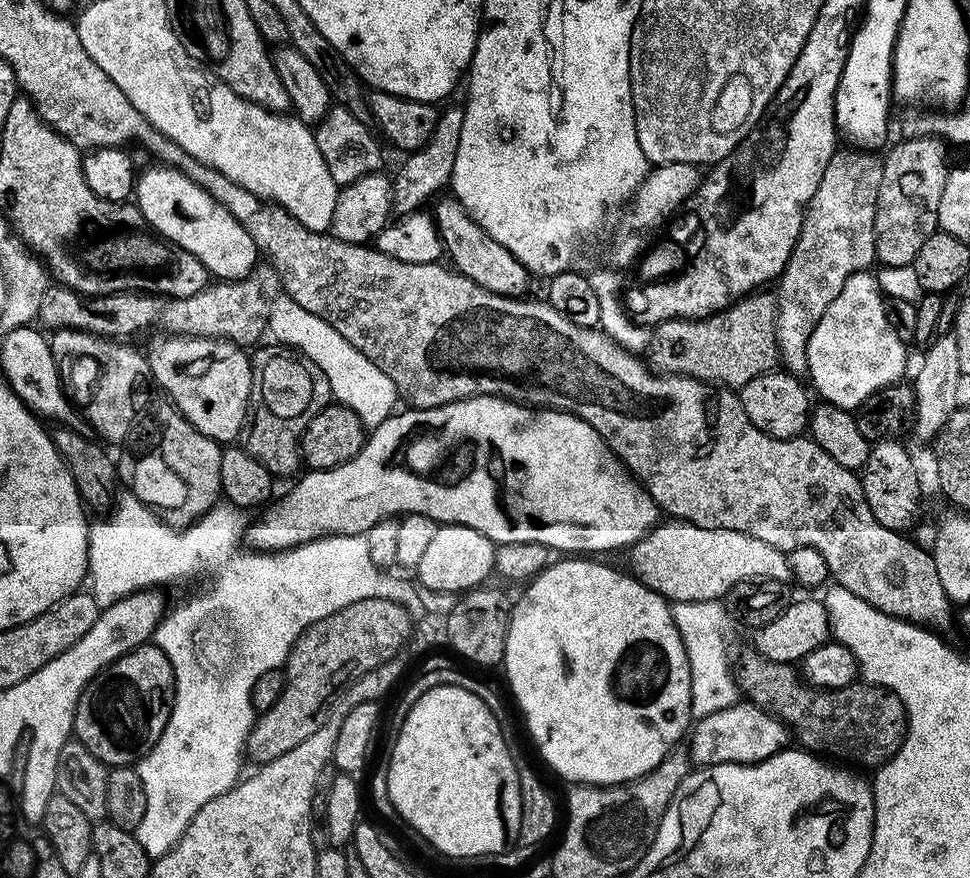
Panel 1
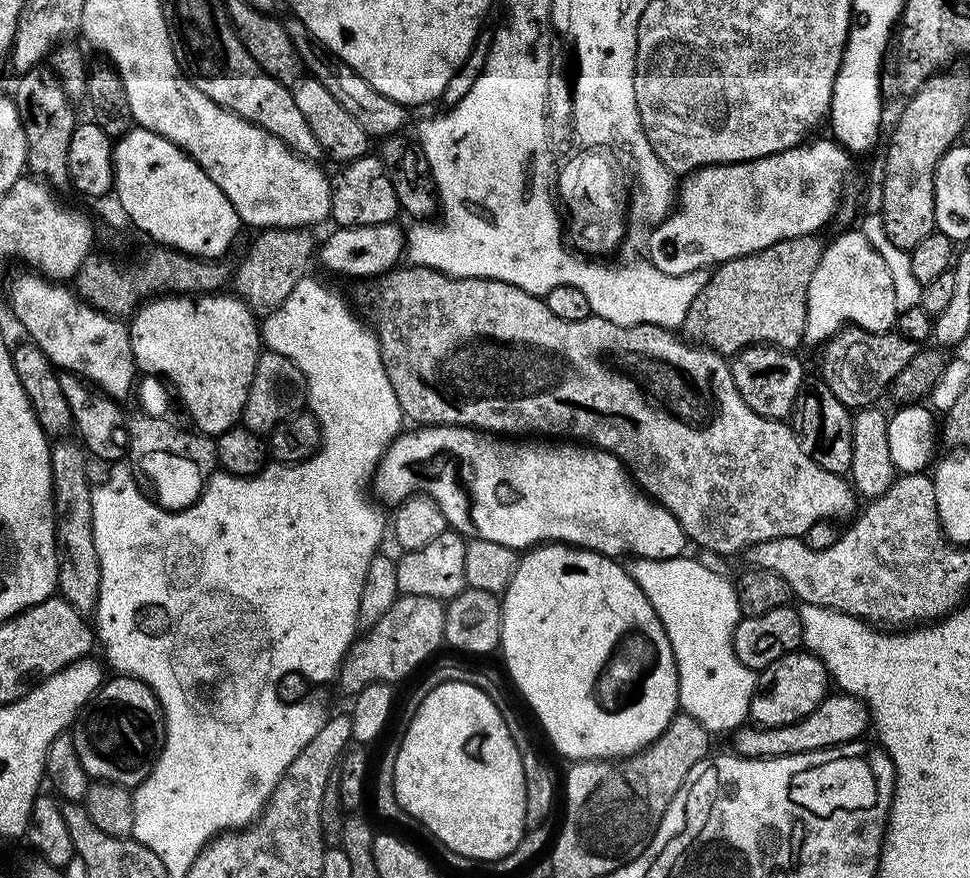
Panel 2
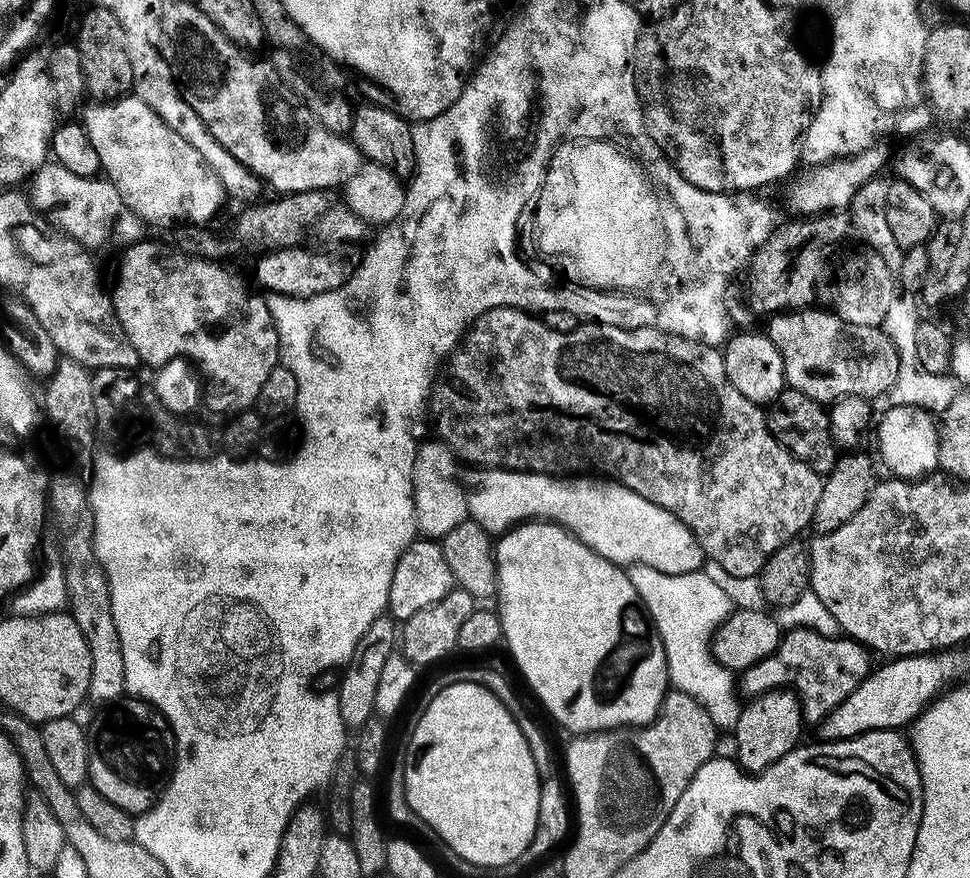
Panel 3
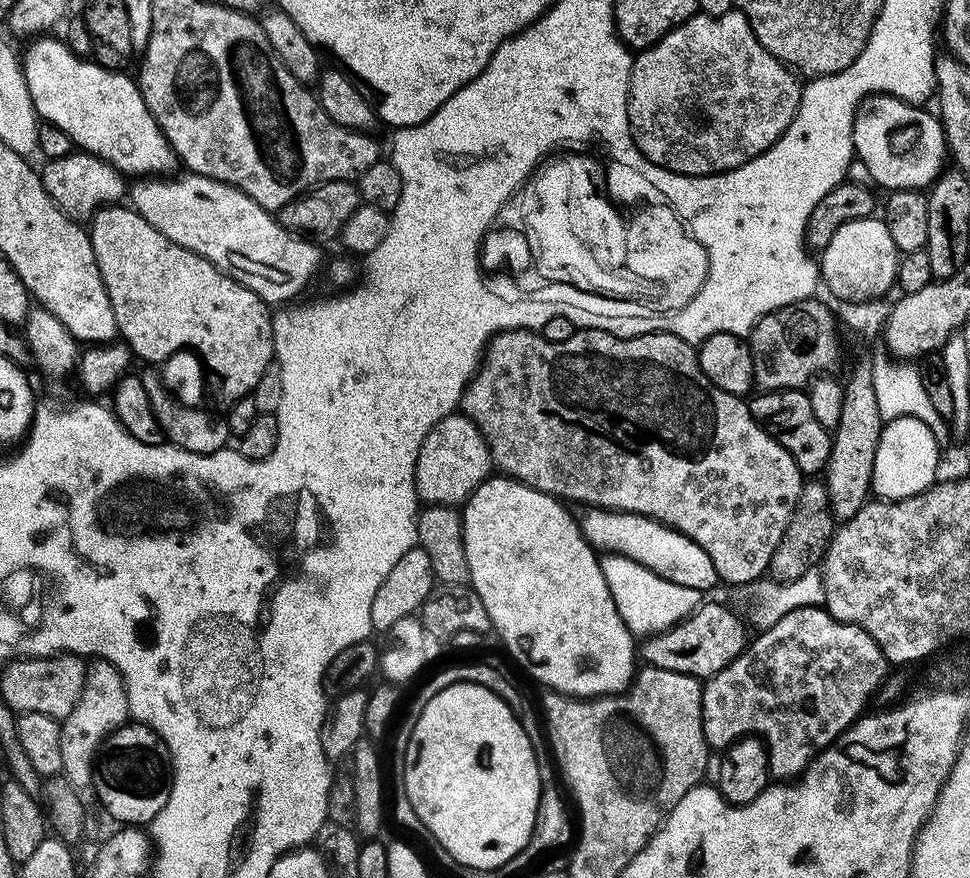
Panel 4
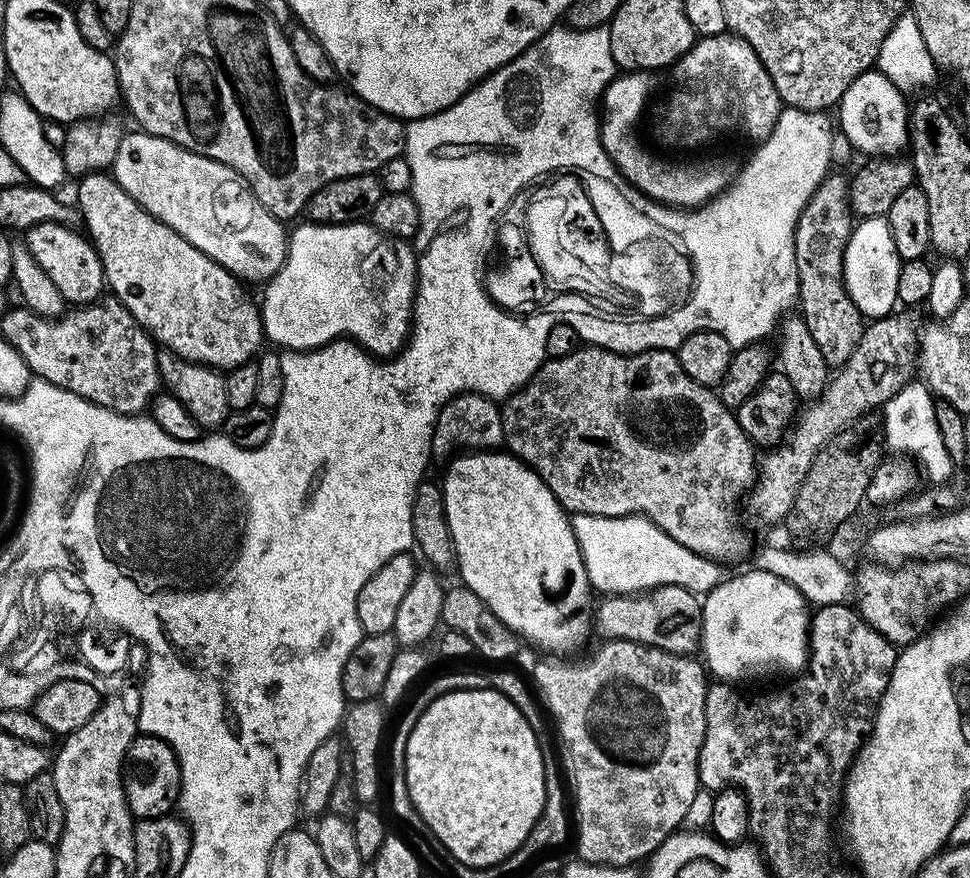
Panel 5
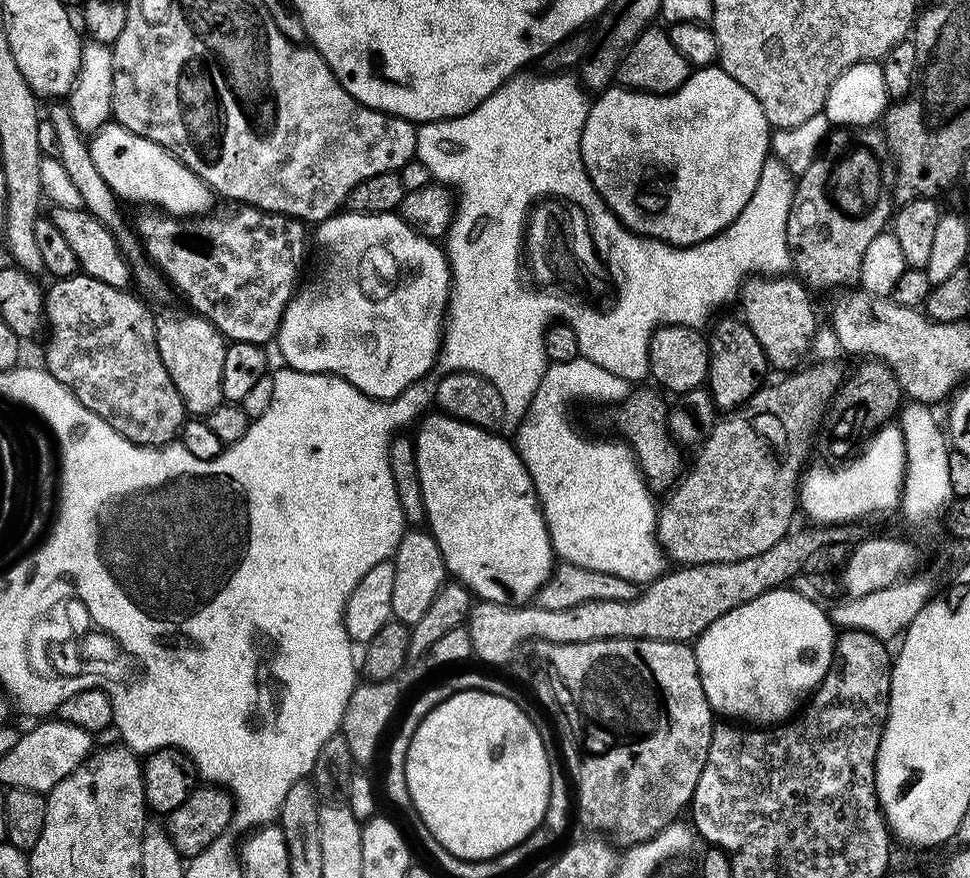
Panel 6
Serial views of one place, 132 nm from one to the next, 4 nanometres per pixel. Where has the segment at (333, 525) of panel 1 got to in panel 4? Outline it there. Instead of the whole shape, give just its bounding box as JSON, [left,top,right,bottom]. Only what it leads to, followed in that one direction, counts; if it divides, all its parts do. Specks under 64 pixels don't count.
[582,508,721,594]

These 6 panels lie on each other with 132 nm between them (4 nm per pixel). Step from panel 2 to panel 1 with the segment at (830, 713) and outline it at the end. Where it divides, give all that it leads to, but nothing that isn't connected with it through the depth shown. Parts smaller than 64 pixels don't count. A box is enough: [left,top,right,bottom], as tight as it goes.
[686,702,790,766]

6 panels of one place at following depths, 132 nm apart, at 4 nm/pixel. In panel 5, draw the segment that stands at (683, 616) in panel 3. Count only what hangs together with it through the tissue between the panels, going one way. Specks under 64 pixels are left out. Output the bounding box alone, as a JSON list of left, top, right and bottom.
[571,516,708,596]

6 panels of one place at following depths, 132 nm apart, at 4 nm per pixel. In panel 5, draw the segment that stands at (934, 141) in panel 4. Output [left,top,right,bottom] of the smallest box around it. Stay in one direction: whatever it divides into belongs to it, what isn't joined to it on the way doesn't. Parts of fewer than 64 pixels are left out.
[838,68,910,158]

